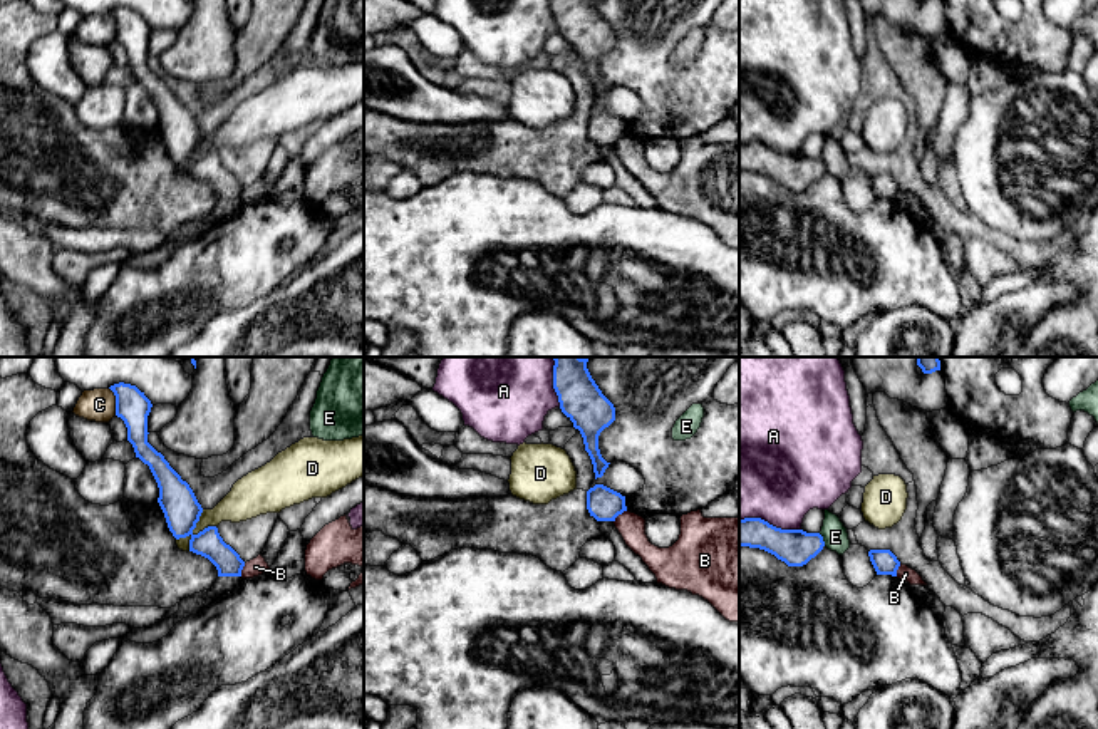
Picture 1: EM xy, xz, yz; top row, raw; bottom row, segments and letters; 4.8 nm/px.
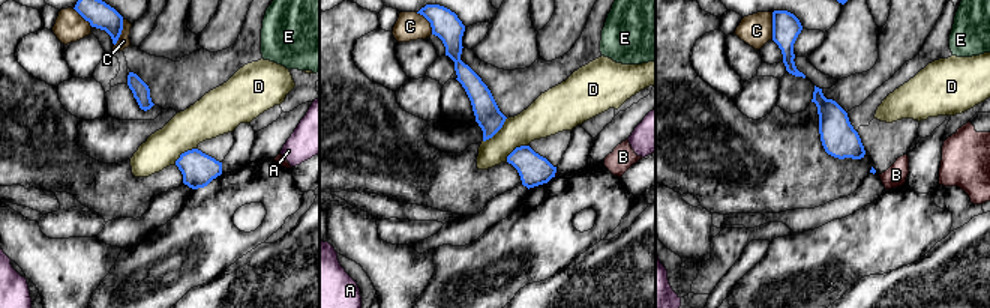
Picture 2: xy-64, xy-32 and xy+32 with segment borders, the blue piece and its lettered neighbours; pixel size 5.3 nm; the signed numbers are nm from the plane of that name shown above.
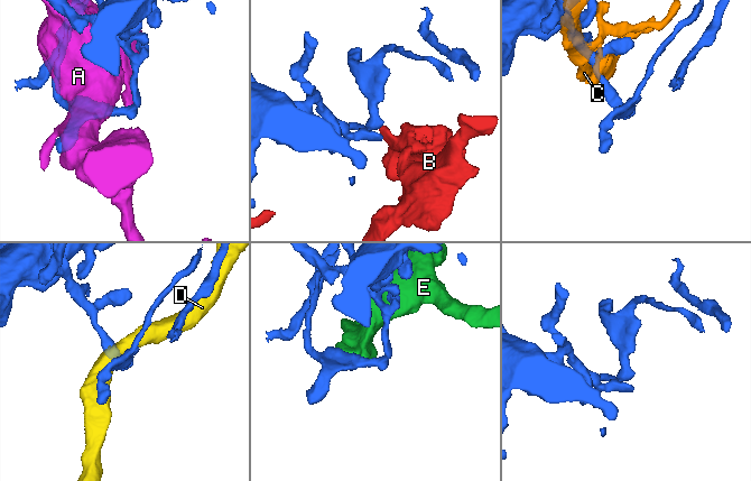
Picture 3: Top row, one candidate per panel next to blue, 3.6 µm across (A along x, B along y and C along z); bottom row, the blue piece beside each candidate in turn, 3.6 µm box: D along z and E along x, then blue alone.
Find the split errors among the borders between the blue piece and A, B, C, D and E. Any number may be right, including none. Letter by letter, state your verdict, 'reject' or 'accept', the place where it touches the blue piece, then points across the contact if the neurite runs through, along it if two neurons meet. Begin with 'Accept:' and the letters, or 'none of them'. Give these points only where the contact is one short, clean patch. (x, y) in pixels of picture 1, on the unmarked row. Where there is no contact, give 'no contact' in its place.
Accept: none of them
A: reject | yz (768, 148)
B: reject | xz (619, 138)
C: reject | xy (116, 25)
D: reject | xy (193, 153) | along xy (203, 134), (188, 175)
E: reject | yz (822, 165)

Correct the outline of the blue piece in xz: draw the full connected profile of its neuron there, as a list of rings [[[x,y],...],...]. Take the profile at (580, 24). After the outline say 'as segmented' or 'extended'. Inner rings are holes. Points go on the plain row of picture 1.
[[[553,0],[553,13],[562,37],[580,55],[595,104],[602,102],[610,87],[598,74],[598,60],[615,45],[614,28],[602,18],[592,0]]]; as segmented

